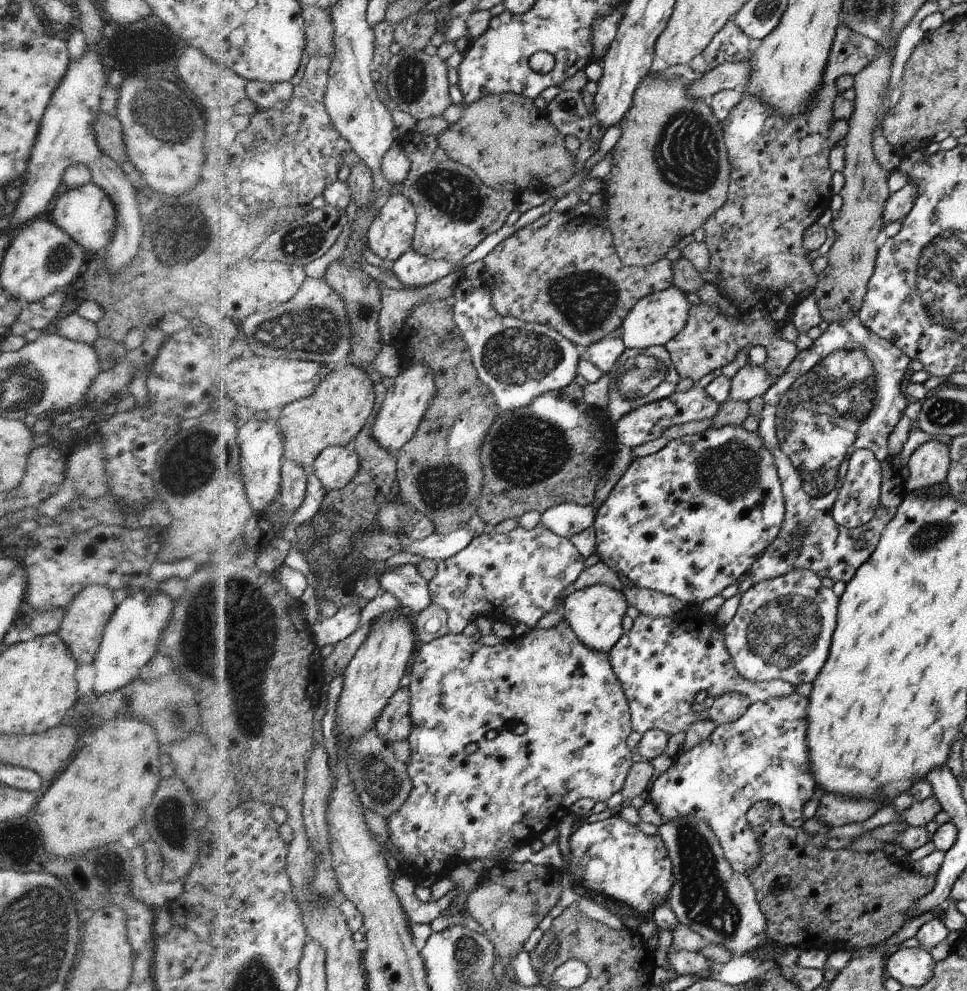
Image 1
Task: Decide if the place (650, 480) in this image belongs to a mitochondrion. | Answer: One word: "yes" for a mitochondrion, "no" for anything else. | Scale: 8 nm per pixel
no

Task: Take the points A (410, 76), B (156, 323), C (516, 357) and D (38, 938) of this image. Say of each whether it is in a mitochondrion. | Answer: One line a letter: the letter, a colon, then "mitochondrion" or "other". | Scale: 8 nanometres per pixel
A: mitochondrion
B: other
C: mitochondrion
D: mitochondrion

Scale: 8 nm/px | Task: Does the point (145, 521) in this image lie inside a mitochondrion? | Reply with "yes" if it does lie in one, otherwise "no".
no

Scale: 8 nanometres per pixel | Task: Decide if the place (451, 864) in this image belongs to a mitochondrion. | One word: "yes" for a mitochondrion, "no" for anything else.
no

